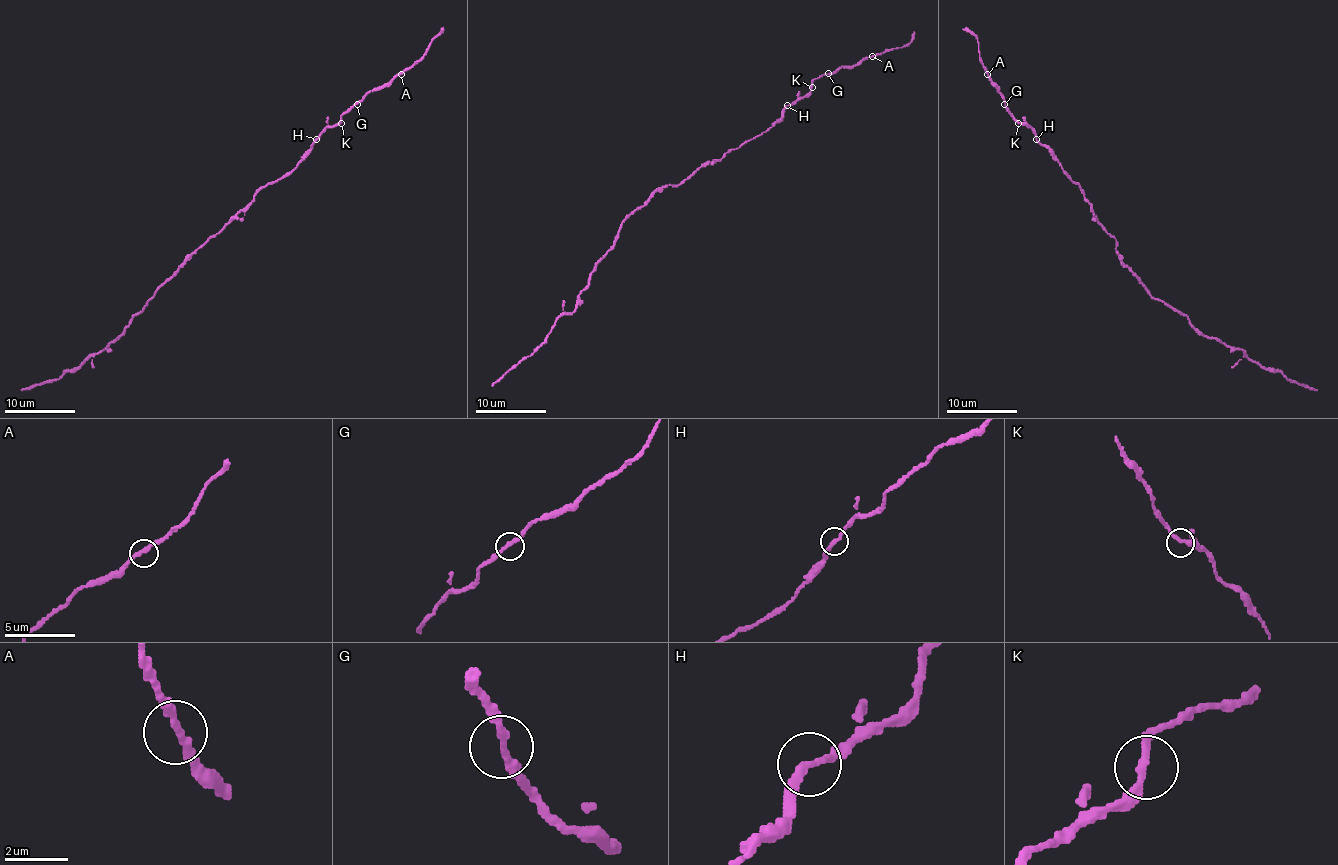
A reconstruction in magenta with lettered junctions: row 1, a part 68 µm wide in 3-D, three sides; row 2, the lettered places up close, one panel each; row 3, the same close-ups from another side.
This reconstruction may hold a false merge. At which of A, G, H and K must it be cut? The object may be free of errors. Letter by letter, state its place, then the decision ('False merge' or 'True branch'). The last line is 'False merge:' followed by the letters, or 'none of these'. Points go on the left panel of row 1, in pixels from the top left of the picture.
A: Place: (401, 74). True branch
G: Place: (357, 104). True branch
H: Place: (316, 139). True branch
K: Place: (341, 123). True branch
False merge: none of these

